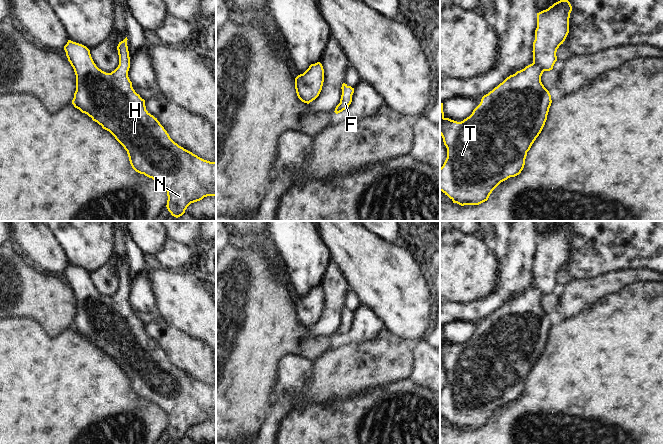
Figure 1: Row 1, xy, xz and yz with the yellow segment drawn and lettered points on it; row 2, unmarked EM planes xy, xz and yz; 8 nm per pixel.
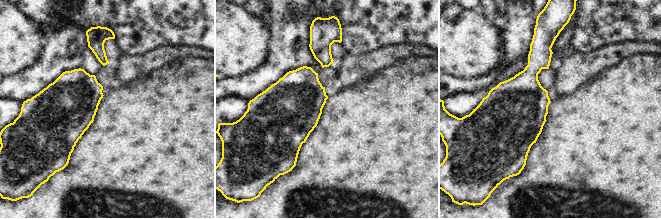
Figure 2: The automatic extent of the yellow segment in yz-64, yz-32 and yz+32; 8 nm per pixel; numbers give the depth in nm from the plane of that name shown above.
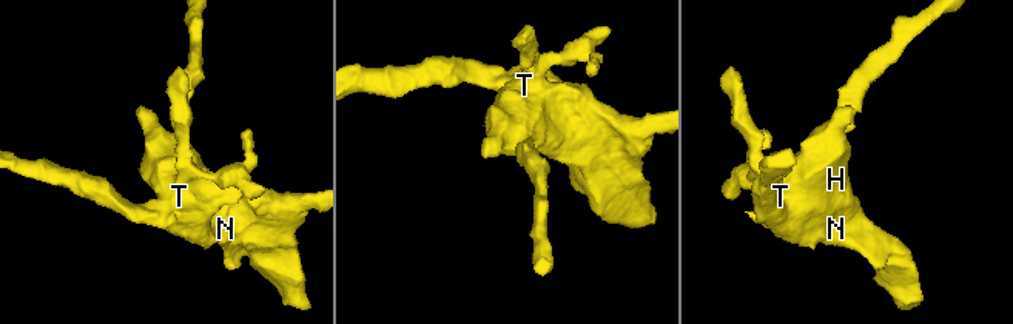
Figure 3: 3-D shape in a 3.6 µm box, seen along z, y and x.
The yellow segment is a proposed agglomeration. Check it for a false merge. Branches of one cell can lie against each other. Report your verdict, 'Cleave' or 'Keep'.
Keep

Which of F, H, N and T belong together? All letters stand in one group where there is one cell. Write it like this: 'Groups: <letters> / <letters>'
Groups: F H N T

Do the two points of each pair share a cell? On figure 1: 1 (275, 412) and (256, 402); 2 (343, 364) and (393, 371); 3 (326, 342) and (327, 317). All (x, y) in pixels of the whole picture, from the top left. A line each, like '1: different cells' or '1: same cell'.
1: different cells
2: same cell
3: different cells

